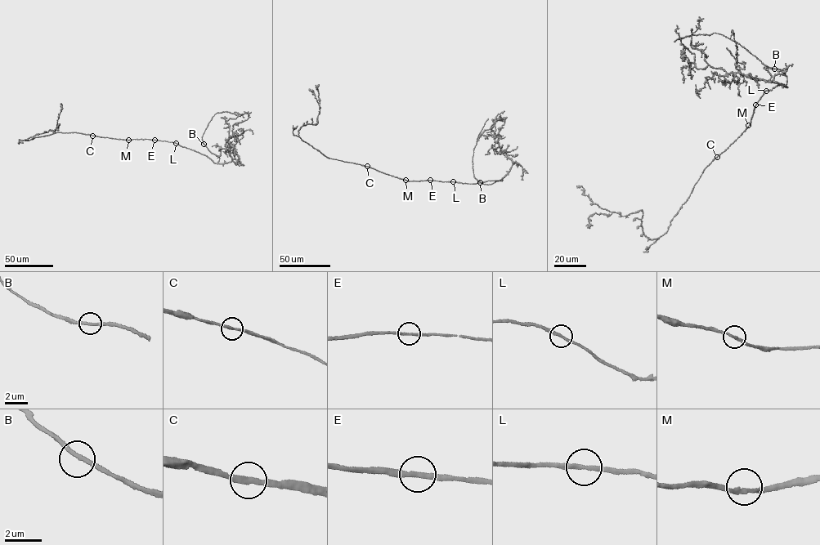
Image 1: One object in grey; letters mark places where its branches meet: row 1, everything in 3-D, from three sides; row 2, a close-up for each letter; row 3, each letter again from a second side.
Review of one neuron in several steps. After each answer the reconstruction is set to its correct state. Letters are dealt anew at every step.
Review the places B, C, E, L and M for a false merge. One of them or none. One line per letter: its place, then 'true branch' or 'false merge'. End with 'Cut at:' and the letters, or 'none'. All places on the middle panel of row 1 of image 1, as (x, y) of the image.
B: (480, 182) | true branch
C: (367, 166) | true branch
E: (430, 180) | true branch
L: (453, 181) | true branch
M: (405, 180) | true branch
Cut at: none

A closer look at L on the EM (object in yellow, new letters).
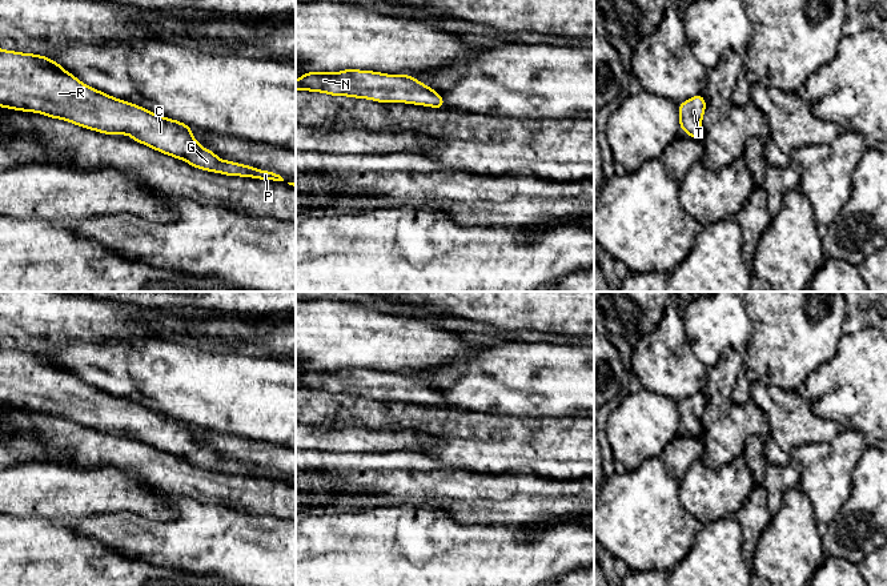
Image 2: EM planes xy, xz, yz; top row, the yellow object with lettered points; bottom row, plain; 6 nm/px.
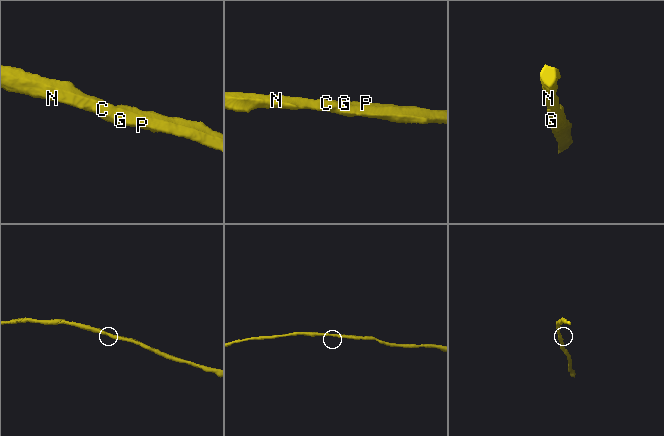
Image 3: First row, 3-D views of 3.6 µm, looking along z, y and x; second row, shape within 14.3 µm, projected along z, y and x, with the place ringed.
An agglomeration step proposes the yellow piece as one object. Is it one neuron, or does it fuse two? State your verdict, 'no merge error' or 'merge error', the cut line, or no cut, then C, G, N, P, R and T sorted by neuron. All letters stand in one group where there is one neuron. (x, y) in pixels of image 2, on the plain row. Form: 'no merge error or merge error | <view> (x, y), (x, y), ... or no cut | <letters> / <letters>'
no merge error | no cut | C G N P R T

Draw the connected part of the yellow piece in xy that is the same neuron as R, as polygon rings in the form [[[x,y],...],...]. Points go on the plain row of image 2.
[[[0,348],[0,405],[43,412],[107,433],[131,433],[133,440],[145,442],[161,451],[185,458],[189,463],[228,474],[284,479],[276,470],[260,469],[249,463],[218,457],[202,446],[184,421],[154,413],[143,405],[117,398],[77,378],[55,358],[32,352]]]

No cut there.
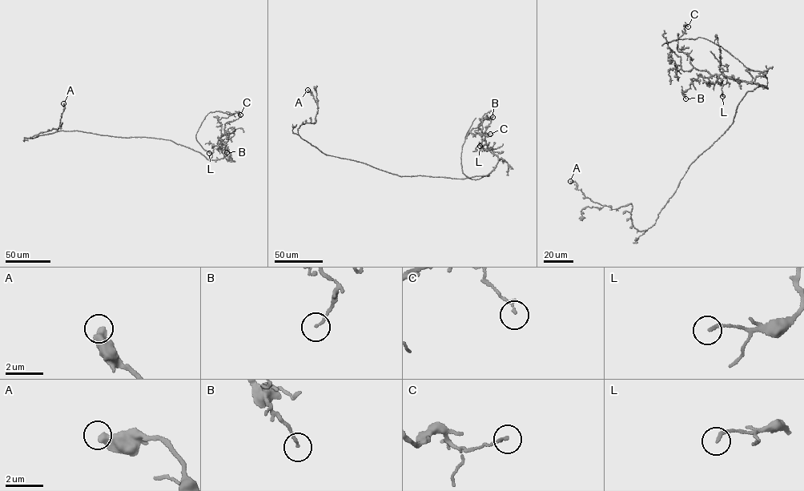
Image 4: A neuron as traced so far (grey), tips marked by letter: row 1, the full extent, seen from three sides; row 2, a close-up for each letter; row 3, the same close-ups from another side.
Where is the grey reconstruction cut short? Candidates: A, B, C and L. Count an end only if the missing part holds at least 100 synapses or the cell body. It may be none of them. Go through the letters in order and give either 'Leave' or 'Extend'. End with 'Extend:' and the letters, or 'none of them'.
A: Leave
B: Leave
C: Leave
L: Leave
Extend: none of them

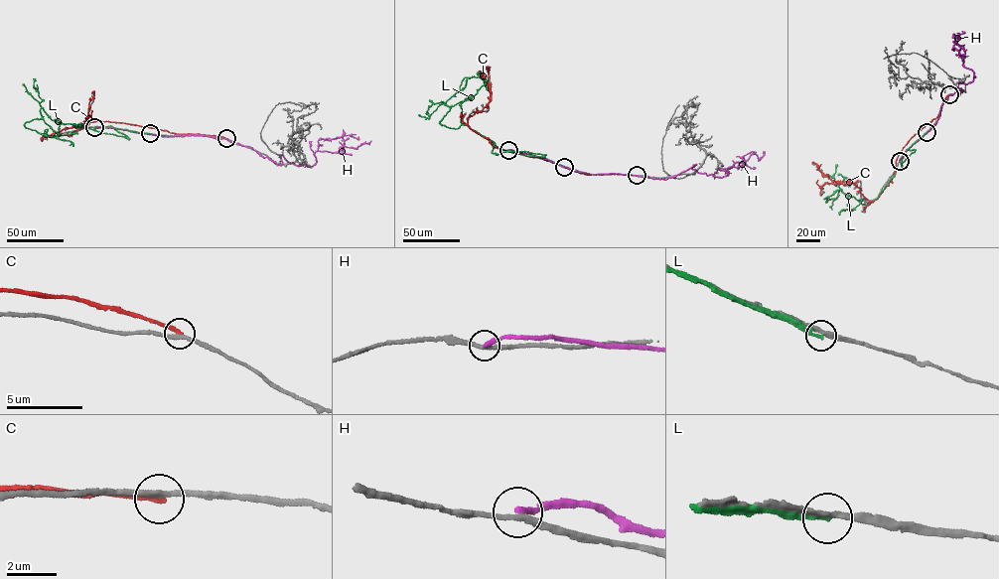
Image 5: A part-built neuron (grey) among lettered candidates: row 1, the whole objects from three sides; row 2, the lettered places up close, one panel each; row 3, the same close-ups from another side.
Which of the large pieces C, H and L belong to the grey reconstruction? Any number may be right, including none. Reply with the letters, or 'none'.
none

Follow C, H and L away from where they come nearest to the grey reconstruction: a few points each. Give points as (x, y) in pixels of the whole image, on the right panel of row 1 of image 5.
C: (949, 94), (938, 115), (899, 152), (892, 180), (873, 201), (850, 181), (833, 181), (814, 163)
H: (900, 161), (936, 123), (949, 94), (961, 92), (959, 82), (975, 76), (951, 49), (959, 39), (952, 34)
L: (927, 132), (900, 159), (907, 149), (915, 150), (873, 202), (862, 204), (840, 190), (826, 202), (842, 189)

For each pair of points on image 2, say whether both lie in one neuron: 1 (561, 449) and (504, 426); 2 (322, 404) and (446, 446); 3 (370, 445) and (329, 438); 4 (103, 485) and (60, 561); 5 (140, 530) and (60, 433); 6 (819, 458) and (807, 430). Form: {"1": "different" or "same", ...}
{"1": "same", "2": "same", "3": "same", "4": "different", "5": "different", "6": "different"}

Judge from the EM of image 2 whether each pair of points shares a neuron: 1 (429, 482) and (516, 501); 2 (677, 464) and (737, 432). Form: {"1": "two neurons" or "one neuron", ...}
{"1": "one neuron", "2": "two neurons"}

